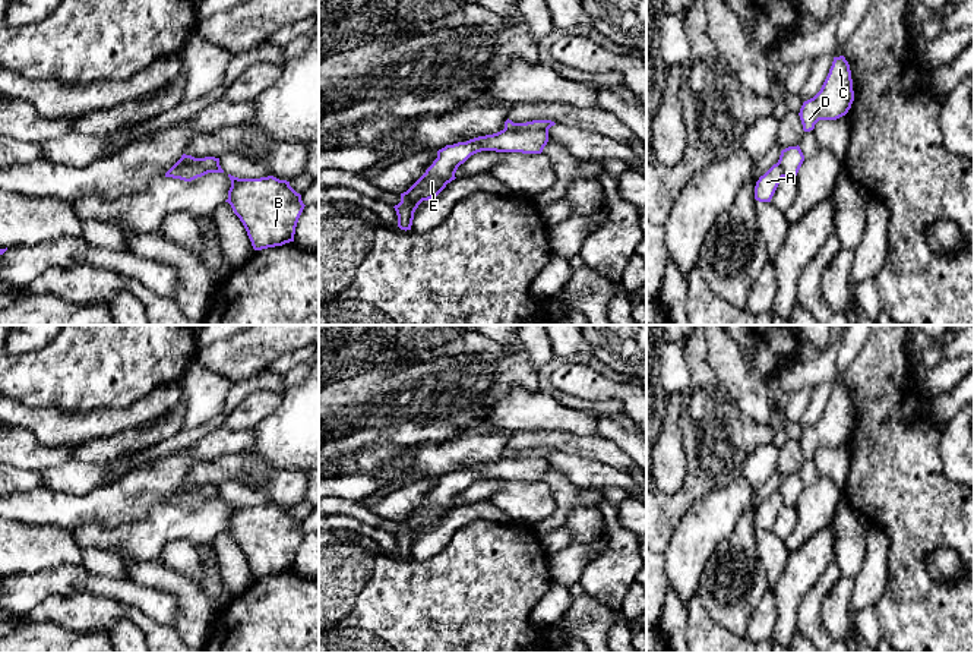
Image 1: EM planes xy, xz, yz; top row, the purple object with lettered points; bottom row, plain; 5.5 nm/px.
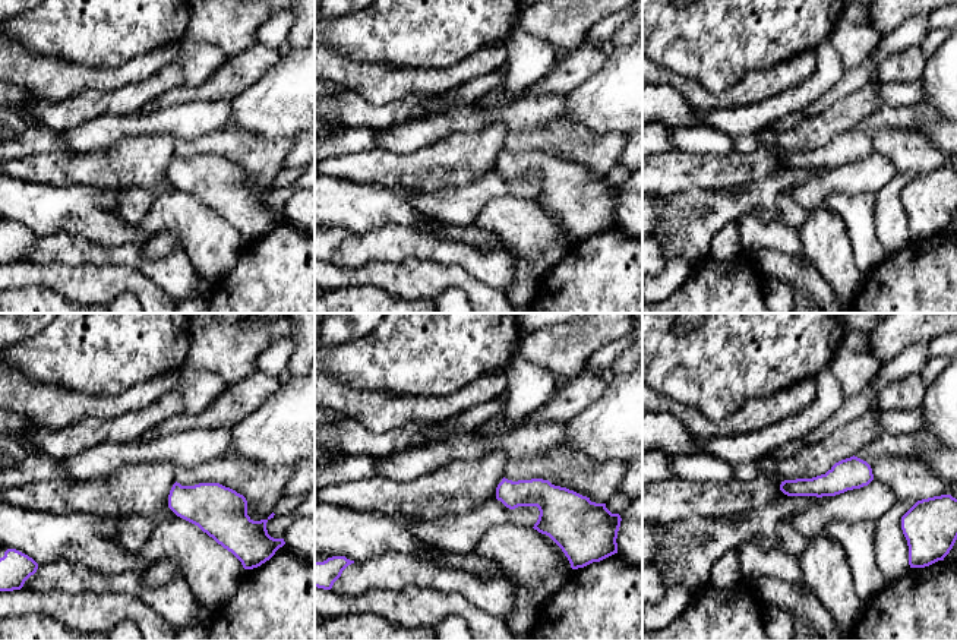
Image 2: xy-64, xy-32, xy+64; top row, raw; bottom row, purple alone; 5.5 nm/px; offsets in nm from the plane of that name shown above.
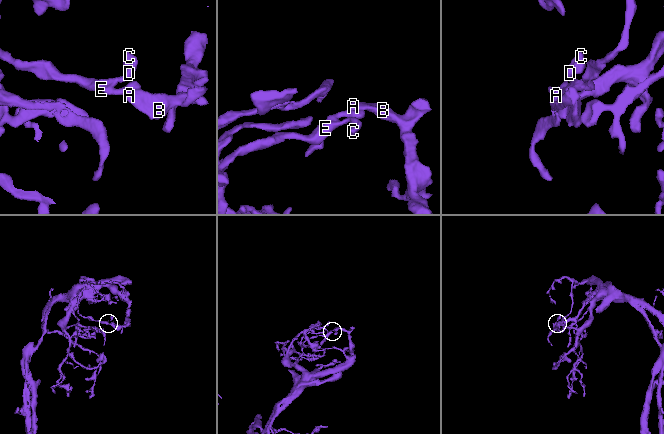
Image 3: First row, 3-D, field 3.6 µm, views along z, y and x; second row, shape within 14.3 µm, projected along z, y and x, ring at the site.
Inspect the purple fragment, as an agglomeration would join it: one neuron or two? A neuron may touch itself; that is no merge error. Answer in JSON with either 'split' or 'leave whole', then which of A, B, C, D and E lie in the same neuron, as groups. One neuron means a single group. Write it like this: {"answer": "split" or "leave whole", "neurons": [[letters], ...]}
{"answer": "split", "neurons": [["A", "B"], ["C", "D", "E"]]}

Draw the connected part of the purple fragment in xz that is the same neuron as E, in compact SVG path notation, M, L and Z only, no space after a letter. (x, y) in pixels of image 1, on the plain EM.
M503 457L493 463L446 473L437 479L437 486L426 501L407 520L401 521L401 530L393 534L398 543L398 555L405 559L411 558L418 533L436 526L448 511L455 508L458 495L471 483L481 479L541 482L547 470L547 458L513 460Z

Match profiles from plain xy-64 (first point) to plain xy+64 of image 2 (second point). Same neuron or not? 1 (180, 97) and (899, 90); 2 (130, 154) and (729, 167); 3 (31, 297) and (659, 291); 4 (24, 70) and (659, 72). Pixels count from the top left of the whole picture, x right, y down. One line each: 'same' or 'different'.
1: different
2: same
3: different
4: same

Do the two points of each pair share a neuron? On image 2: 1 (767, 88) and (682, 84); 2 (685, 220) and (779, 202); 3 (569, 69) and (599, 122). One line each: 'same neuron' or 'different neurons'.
1: same neuron
2: same neuron
3: different neurons

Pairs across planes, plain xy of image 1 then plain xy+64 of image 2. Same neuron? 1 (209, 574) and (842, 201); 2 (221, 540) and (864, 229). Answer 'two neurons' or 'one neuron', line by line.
1: one neuron
2: two neurons

